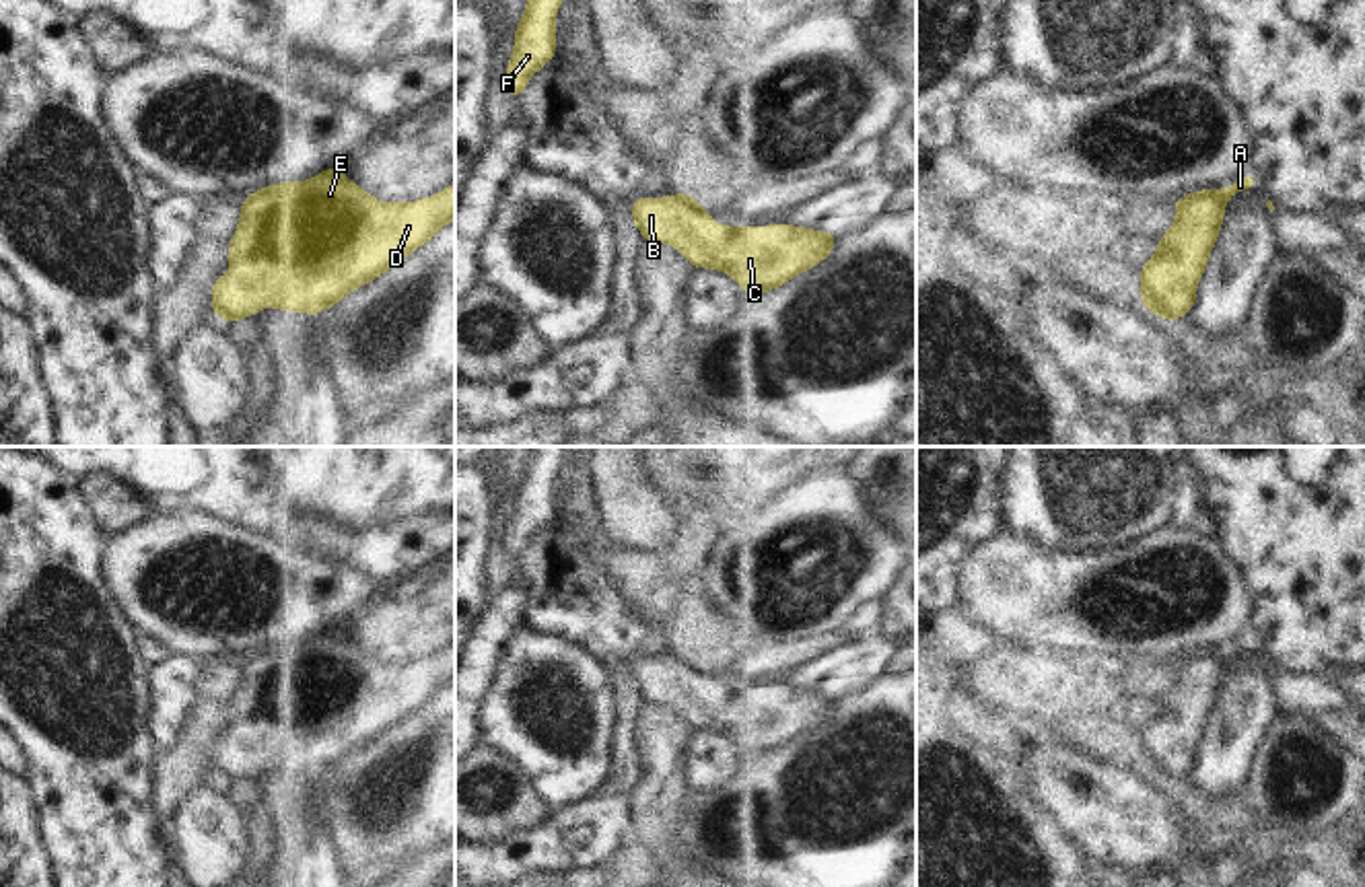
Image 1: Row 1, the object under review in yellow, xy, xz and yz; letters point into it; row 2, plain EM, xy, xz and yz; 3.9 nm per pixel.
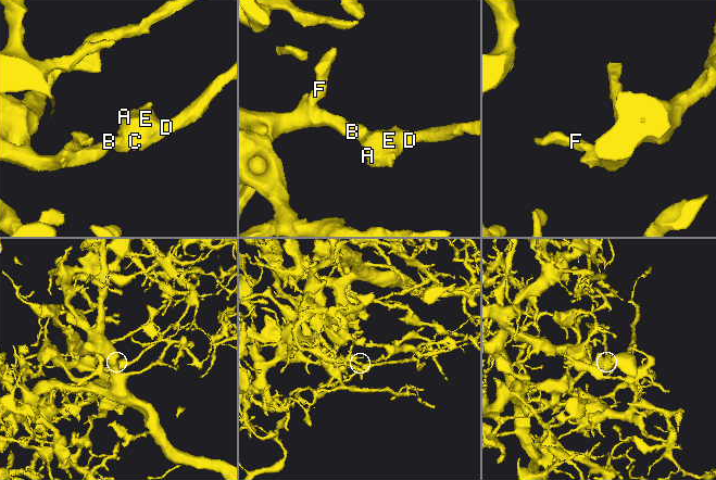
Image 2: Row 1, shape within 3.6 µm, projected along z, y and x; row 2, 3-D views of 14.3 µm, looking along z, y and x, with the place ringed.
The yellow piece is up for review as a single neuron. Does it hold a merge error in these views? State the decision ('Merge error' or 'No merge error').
No merge error

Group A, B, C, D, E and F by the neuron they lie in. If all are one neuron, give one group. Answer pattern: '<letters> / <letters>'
A B C D E F

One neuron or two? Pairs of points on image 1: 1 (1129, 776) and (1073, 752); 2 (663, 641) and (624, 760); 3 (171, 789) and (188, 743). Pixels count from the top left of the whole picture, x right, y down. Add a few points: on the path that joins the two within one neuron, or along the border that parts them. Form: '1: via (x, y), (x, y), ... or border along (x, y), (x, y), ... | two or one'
1: via (1114, 776), (1098, 776), (1088, 766) | one
2: via (628, 657), (624, 661), (624, 725) | one
3: via (173, 778), (188, 762), (188, 754) | one

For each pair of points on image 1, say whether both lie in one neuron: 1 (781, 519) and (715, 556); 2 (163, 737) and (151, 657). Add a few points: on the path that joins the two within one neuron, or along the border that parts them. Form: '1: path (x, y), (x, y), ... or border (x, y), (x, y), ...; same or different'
1: path (768, 538), (750, 556), (733, 556); same
2: border (169, 655), (149, 667); different

